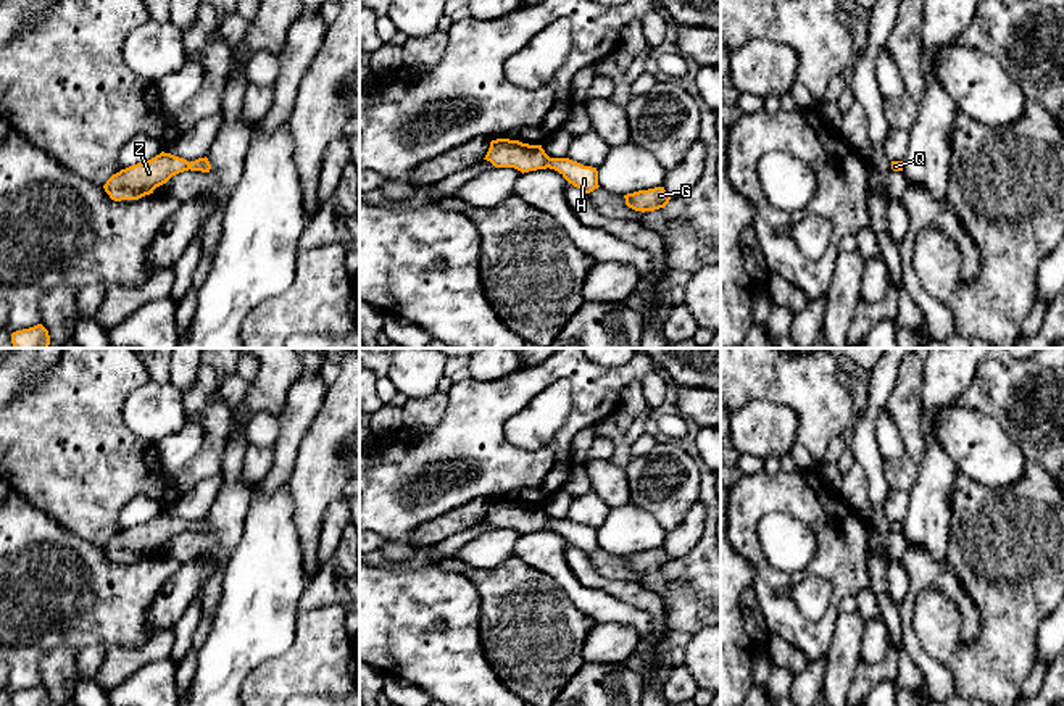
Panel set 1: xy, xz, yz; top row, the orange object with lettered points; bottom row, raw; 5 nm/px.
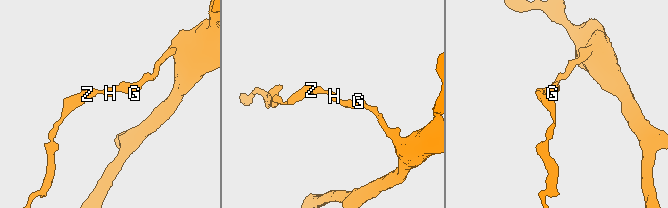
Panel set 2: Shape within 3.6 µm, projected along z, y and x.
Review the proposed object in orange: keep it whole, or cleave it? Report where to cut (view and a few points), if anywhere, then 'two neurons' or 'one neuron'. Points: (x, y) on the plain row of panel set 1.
no cut; one neuron

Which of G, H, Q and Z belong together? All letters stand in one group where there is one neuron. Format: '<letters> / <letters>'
G H Q Z

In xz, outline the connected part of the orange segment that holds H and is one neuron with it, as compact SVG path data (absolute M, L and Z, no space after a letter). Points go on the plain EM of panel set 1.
M497 500L490 503L484 521L490 522L495 529L514 529L522 535L547 529L555 530L584 554L590 554L600 548L596 529L584 527L569 519L550 519L542 506Z

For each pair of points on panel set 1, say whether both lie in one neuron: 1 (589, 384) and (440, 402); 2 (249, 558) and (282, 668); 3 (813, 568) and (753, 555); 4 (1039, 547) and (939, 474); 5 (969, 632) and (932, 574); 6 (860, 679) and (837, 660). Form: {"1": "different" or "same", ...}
{"1": "different", "2": "different", "3": "same", "4": "different", "5": "same", "6": "different"}

